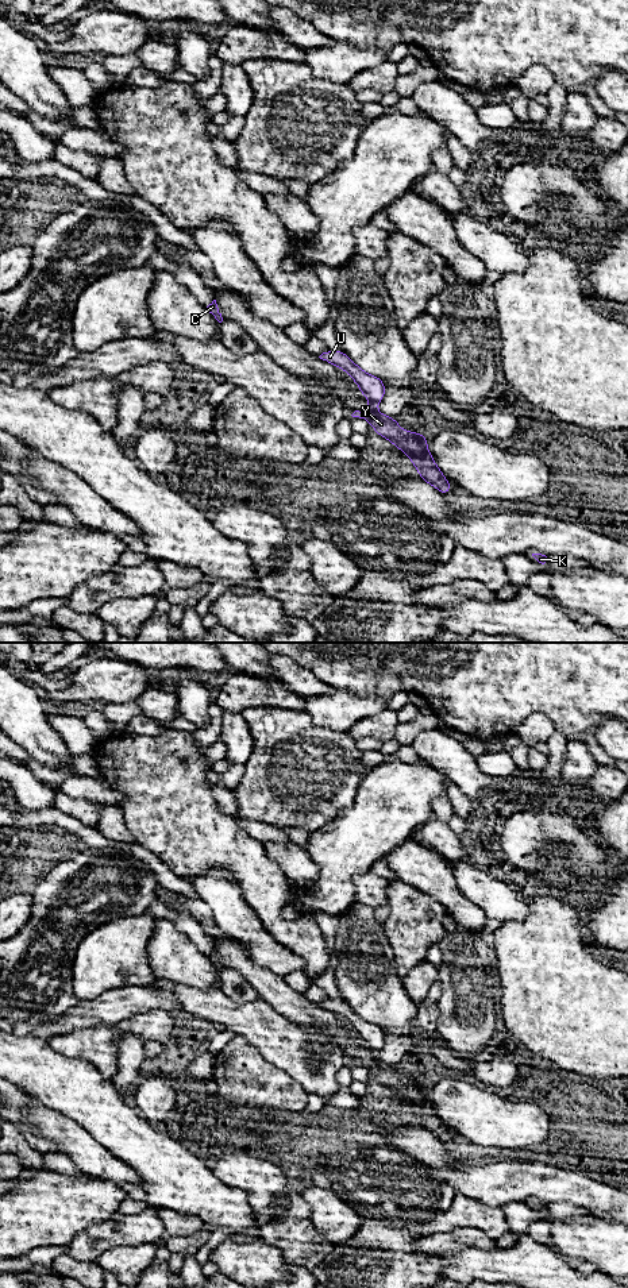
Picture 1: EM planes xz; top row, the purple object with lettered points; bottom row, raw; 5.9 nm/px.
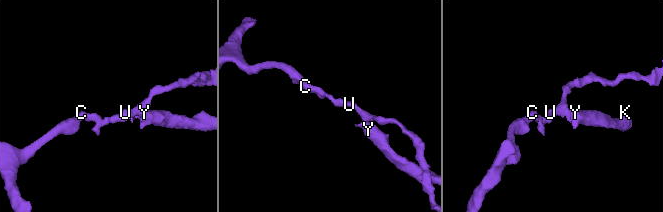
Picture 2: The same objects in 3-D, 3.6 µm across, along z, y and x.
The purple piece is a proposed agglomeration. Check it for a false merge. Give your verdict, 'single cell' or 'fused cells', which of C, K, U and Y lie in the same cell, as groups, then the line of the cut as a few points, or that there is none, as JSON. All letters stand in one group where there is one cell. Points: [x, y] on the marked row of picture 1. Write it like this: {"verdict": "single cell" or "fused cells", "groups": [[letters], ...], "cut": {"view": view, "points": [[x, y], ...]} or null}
{"verdict": "fused cells", "groups": [["C", "U"], ["K", "Y"]], "cut": {"view": "xz", "points": [[370, 400], [376, 404]]}}

